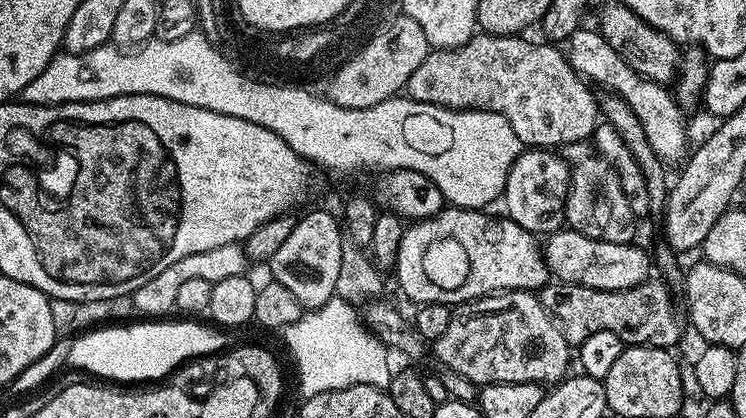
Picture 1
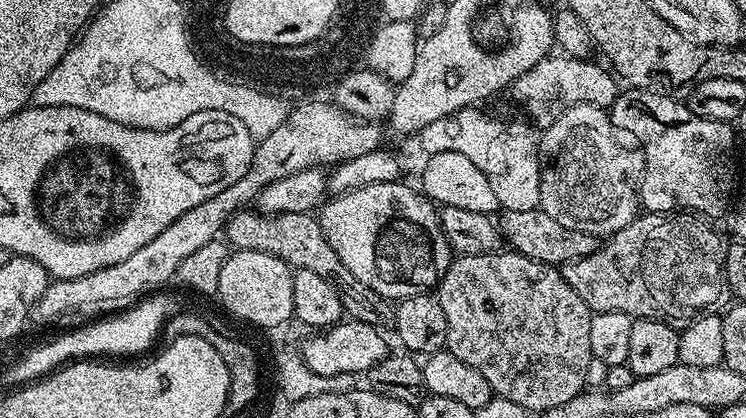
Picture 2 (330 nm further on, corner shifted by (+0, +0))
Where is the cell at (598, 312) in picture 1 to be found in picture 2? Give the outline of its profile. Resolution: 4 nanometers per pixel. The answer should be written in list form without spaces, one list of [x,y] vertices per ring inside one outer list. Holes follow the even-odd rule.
[[[640,214],[637,215],[636,219],[632,221],[632,223],[626,225],[622,230],[618,230],[617,232],[612,233],[611,236],[607,237],[601,243],[600,248],[598,250],[594,250],[594,254],[590,254],[586,258],[582,258],[581,260],[575,260],[574,262],[570,262],[569,264],[561,264],[559,265],[560,273],[562,274],[562,278],[566,278],[566,282],[570,286],[570,290],[574,290],[574,294],[578,294],[578,298],[582,298],[582,302],[586,302],[586,306],[591,308],[593,313],[598,312],[621,312],[622,314],[626,314],[627,316],[631,316],[637,320],[661,320],[662,322],[666,322],[667,324],[675,325],[677,323],[676,320],[680,320],[679,322],[687,322],[690,320],[696,320],[699,316],[715,316],[717,314],[723,313],[725,309],[729,307],[730,304],[730,289],[728,287],[728,273],[726,271],[726,244],[723,244],[720,241],[720,236],[715,232],[712,228],[707,228],[704,224],[699,224],[699,219],[696,218],[688,218],[692,220],[680,220],[684,218],[677,218],[672,214]]]

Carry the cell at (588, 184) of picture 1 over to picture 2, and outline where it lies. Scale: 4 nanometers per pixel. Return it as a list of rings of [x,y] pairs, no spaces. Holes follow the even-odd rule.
[[[576,104],[547,125],[543,132],[544,137],[541,135],[538,140],[542,157],[539,207],[550,214],[550,218],[562,222],[562,226],[570,226],[570,230],[582,230],[601,238],[611,236],[636,219],[640,180],[644,177],[644,151],[630,130],[614,126],[611,115],[603,108]]]

